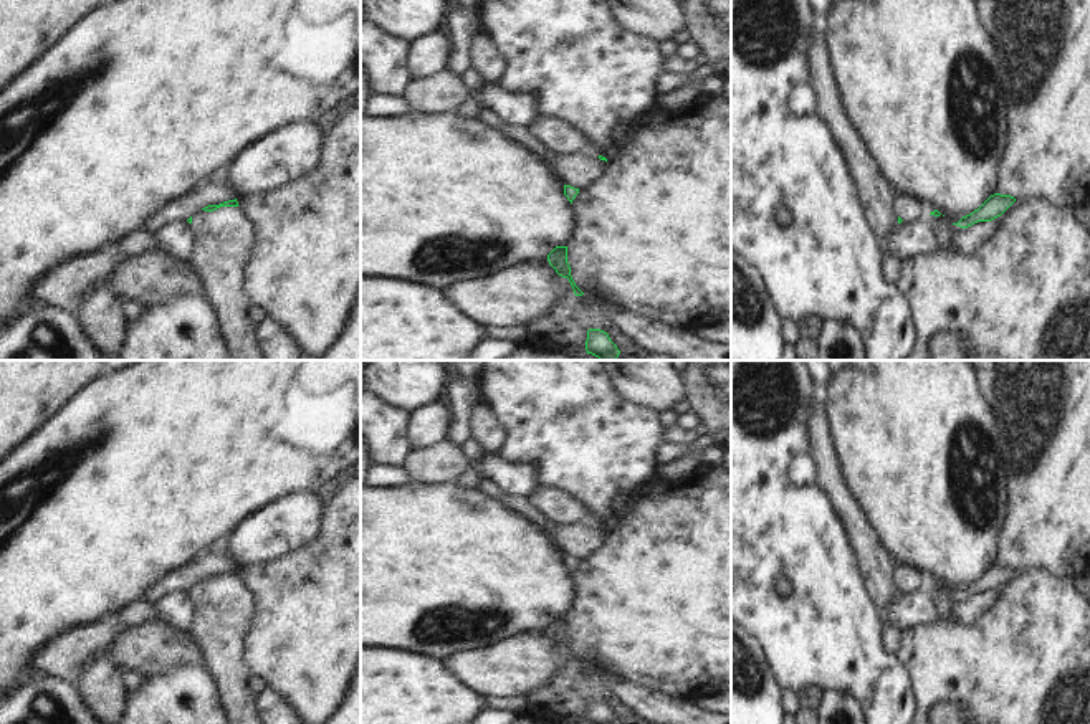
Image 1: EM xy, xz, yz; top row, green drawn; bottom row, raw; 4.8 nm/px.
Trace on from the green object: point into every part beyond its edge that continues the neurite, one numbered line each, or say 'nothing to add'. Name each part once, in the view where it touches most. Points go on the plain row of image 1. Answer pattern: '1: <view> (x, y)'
1: xy (225, 609)

